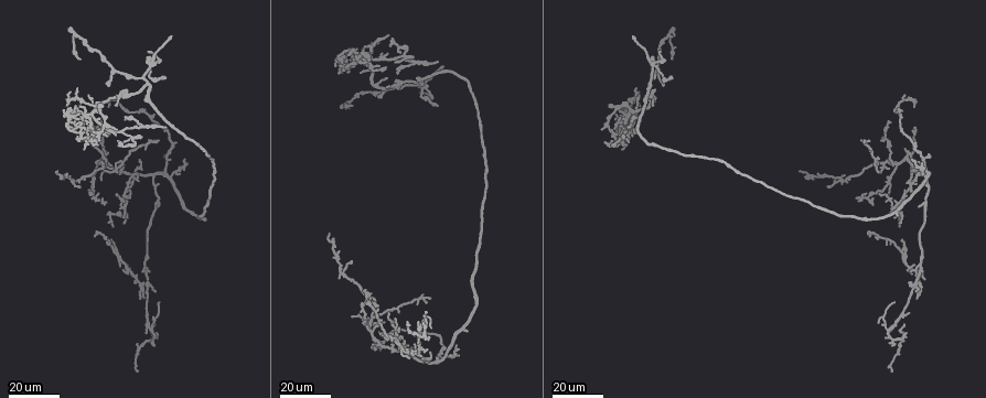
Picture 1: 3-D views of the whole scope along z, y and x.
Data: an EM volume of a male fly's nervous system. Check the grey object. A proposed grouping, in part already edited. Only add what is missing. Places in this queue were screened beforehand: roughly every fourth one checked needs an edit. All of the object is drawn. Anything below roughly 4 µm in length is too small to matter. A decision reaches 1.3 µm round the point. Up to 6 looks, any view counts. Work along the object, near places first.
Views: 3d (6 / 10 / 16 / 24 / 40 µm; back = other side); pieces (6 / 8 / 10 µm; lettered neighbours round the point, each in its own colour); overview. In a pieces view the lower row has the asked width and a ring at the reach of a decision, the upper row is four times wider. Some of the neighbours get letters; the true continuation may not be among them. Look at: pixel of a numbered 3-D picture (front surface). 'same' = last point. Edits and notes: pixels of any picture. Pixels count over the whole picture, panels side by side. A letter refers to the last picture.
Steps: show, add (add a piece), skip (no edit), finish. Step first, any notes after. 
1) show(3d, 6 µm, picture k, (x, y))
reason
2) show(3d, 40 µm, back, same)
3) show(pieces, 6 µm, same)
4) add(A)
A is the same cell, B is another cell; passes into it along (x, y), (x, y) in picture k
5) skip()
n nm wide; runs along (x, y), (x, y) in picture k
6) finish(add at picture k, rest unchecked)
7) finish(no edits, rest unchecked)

show(3d, 24 µm, picture 1, (466, 331))

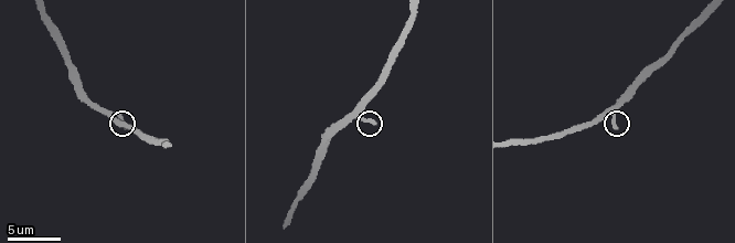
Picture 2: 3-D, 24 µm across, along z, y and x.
show(pieces, 10 µm, picture 2, (373, 123))
see the neighbours

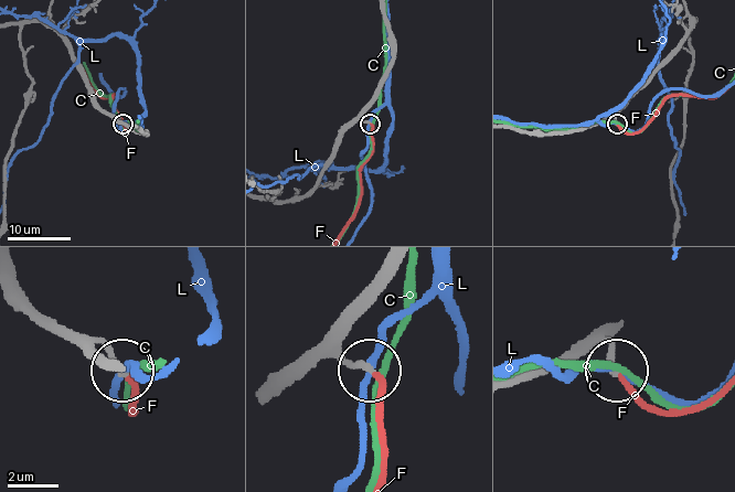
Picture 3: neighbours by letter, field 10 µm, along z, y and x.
add(F)
F is the same cell, C and L are other cells; the neuron continues

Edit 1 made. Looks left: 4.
show(overview)

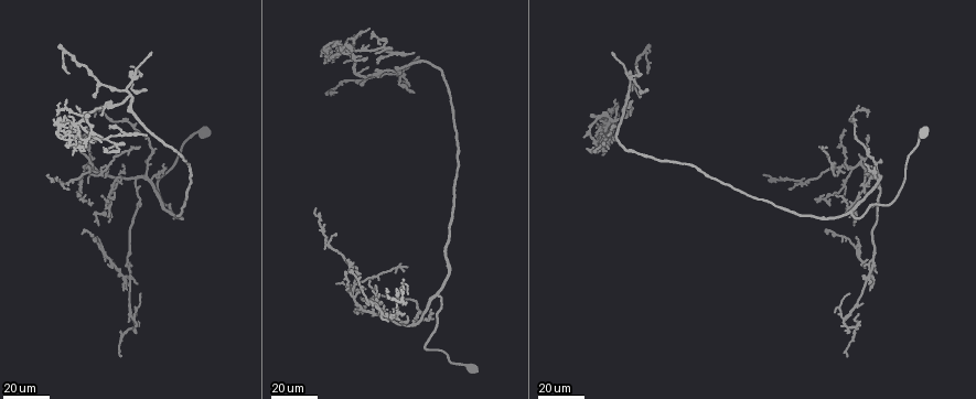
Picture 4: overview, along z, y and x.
show(3d, 40 µm, picture 4, (73, 183))
tapers out

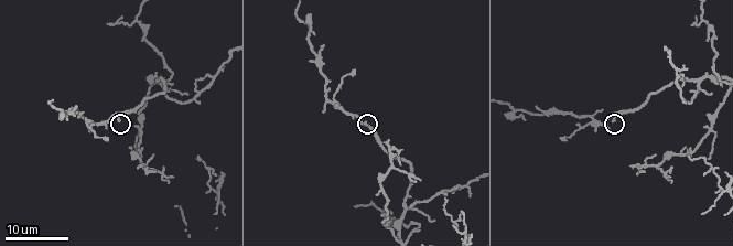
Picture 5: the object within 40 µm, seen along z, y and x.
show(pieces, 10 µm, picture 5, (615, 121))

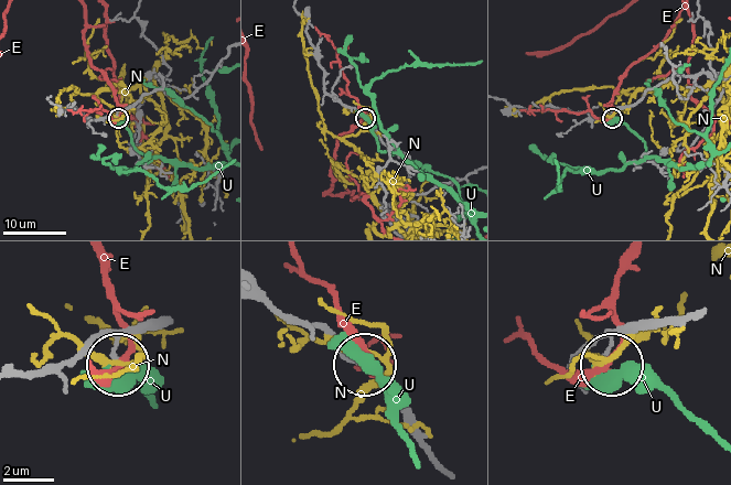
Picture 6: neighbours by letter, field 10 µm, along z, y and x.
skip()
E, N and U are other cells; none of them fits

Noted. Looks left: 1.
finish(add at picture 3, rest unchecked)

